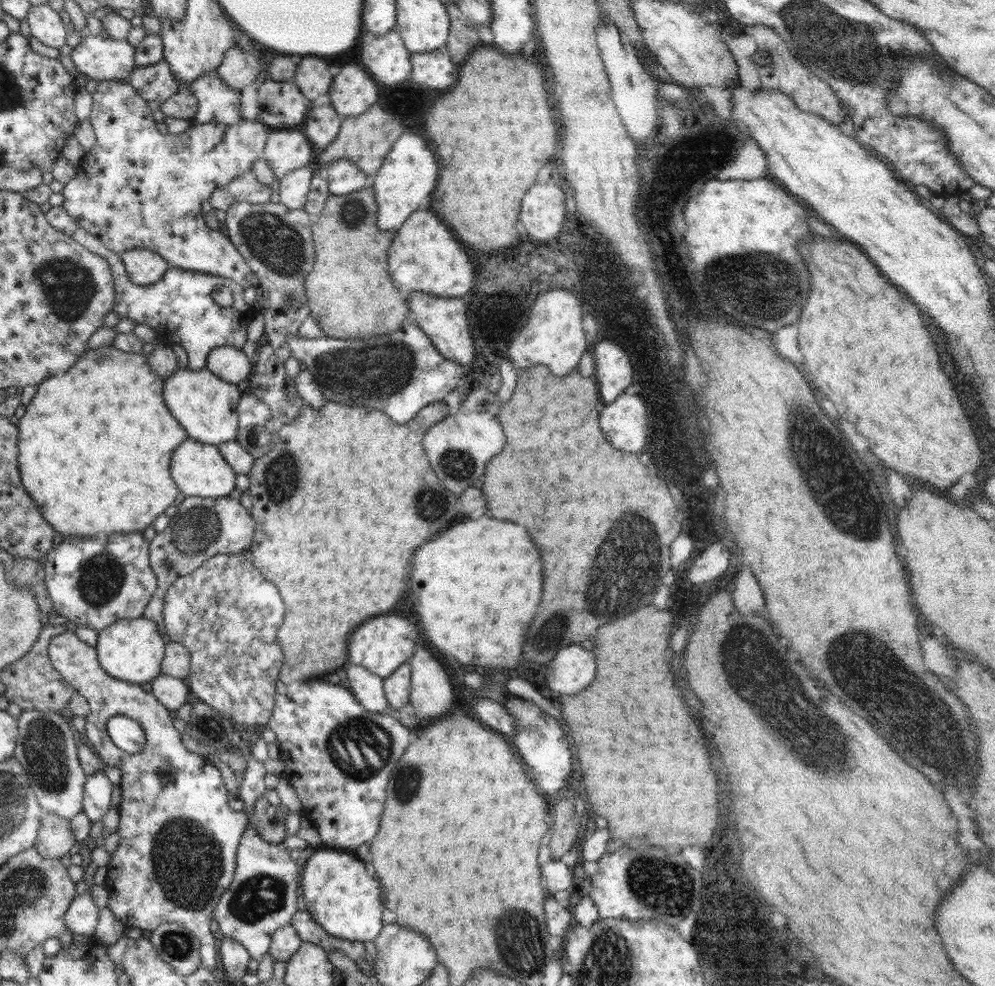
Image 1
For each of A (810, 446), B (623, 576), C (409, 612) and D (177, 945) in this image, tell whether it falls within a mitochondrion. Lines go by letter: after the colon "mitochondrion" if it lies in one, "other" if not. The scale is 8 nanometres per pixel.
A: mitochondrion
B: mitochondrion
C: other
D: mitochondrion

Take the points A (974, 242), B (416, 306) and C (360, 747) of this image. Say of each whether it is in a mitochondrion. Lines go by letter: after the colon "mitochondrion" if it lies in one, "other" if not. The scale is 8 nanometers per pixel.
A: other
B: other
C: mitochondrion

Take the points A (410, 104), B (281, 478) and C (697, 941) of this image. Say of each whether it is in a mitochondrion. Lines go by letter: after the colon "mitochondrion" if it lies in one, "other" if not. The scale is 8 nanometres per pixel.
A: other
B: mitochondrion
C: other

